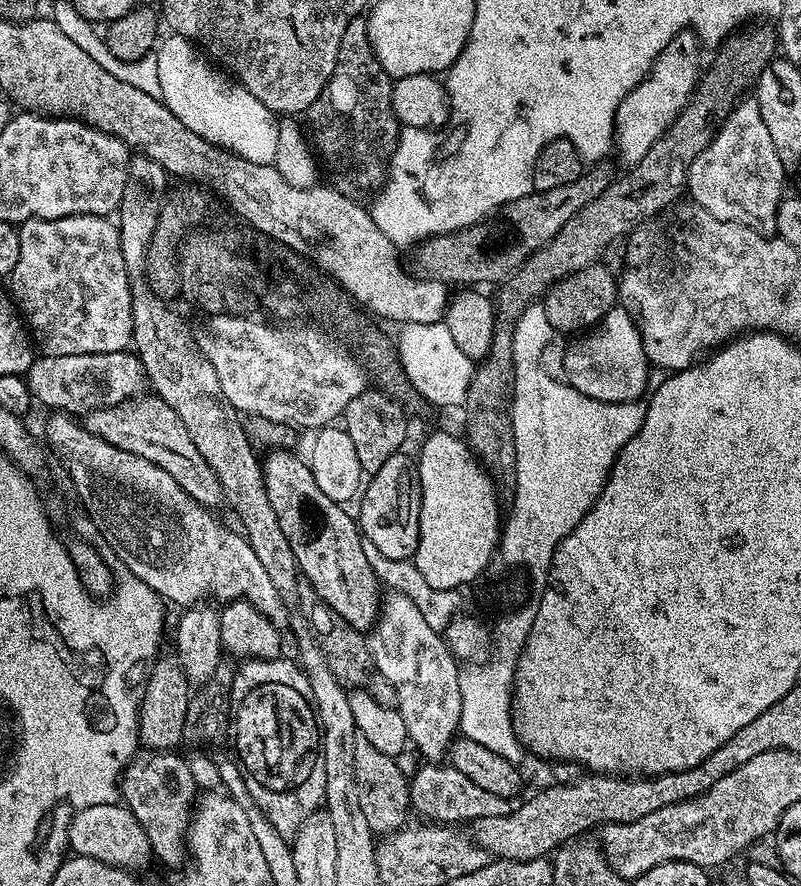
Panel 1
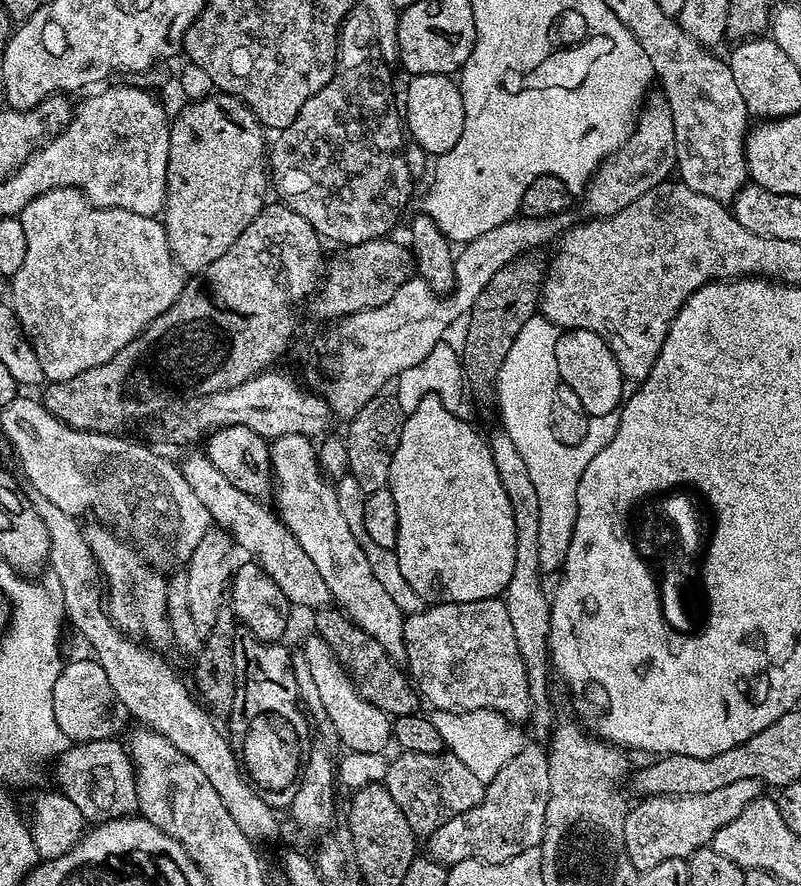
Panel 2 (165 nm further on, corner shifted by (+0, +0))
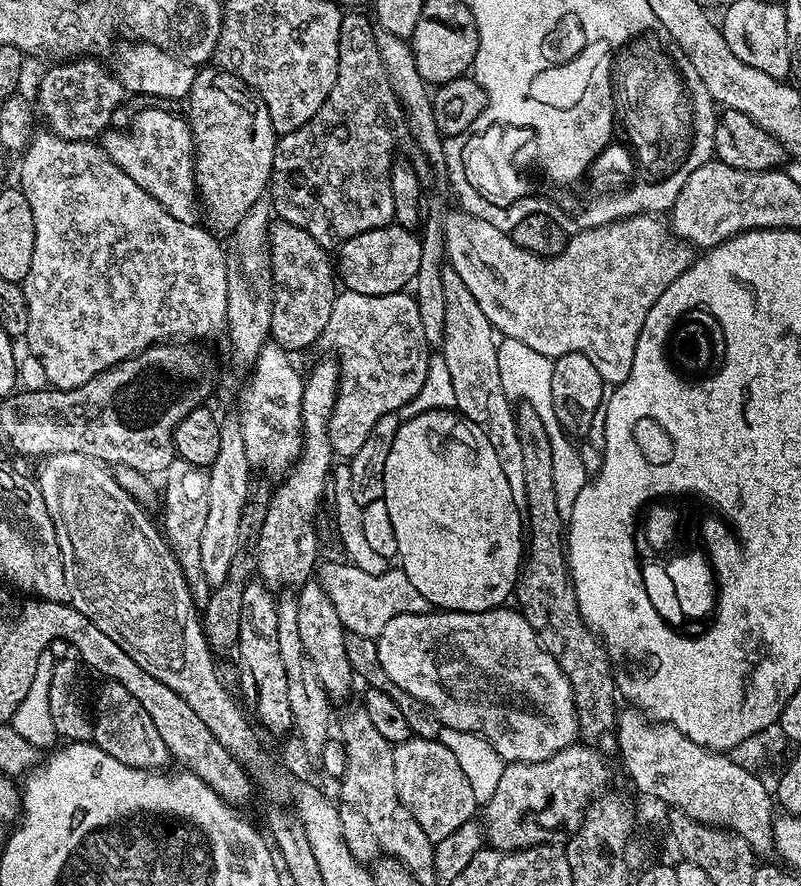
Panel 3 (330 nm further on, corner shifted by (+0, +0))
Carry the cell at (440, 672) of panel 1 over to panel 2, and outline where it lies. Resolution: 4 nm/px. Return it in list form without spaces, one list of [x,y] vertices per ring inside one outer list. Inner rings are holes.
[[[300,433],[279,436],[271,443],[270,454],[274,499],[279,504],[276,506],[278,514],[298,539],[302,550],[313,559],[333,601],[364,633],[370,634],[389,657],[403,659],[405,613],[391,601],[390,594],[383,589],[378,578],[374,577],[374,570],[371,569],[362,546],[355,541],[354,534],[343,517],[342,508],[338,506],[335,487],[321,471],[315,443]]]

